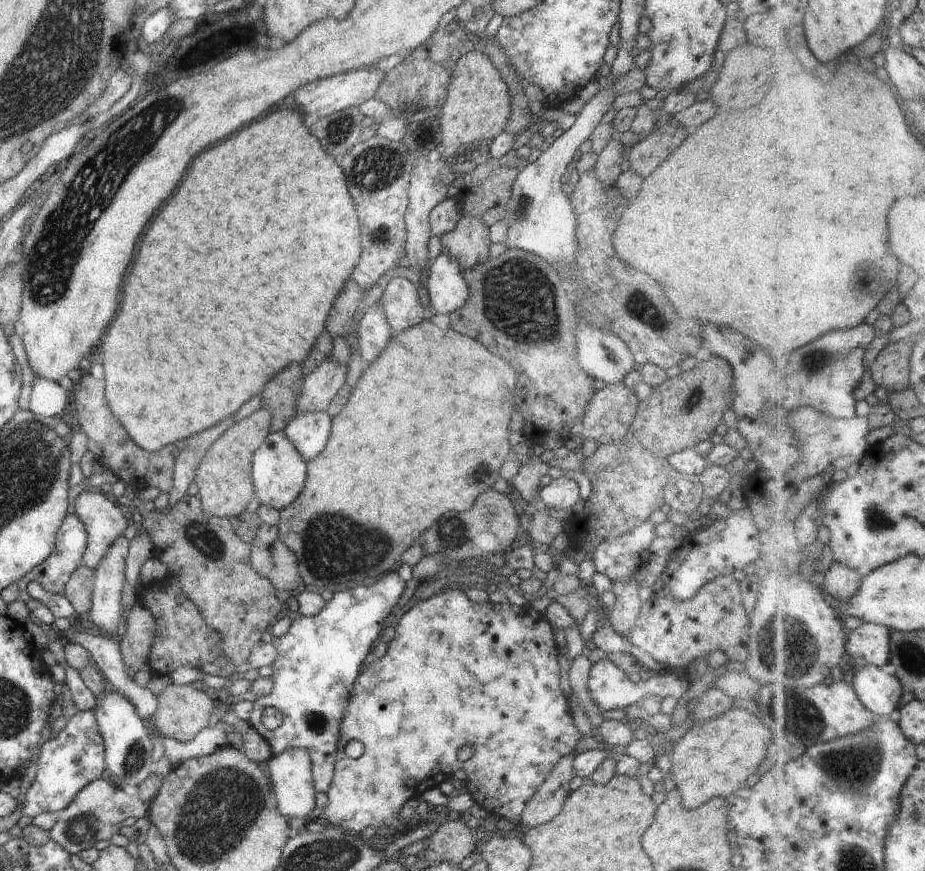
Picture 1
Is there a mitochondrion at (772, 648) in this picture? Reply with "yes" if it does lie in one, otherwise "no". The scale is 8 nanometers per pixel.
yes

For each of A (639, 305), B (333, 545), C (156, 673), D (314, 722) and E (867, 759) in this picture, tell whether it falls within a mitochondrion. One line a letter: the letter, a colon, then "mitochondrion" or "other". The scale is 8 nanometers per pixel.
A: mitochondrion
B: mitochondrion
C: other
D: mitochondrion
E: mitochondrion

